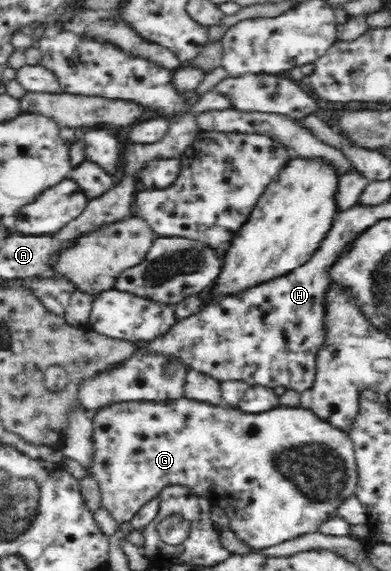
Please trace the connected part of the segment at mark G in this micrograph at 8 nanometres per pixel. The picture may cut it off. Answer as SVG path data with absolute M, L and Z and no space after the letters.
M181 398L167 405L158 405L151 402L118 402L97 411L94 419L94 438L96 438L96 459L94 467L89 473L94 474L96 481L100 482L101 504L108 508L118 523L127 526L129 519L150 501L167 483L184 484L204 496L215 505L220 505L230 516L230 529L245 542L254 546L267 546L282 543L300 536L320 531L322 523L336 516L338 507L350 496L354 496L358 487L358 466L355 458L355 449L351 437L345 429L335 426L332 422L322 419L310 408L281 406L270 408L268 411L258 413L240 414L238 411L228 409L224 405L208 405L208 403L194 403L194 400Z

